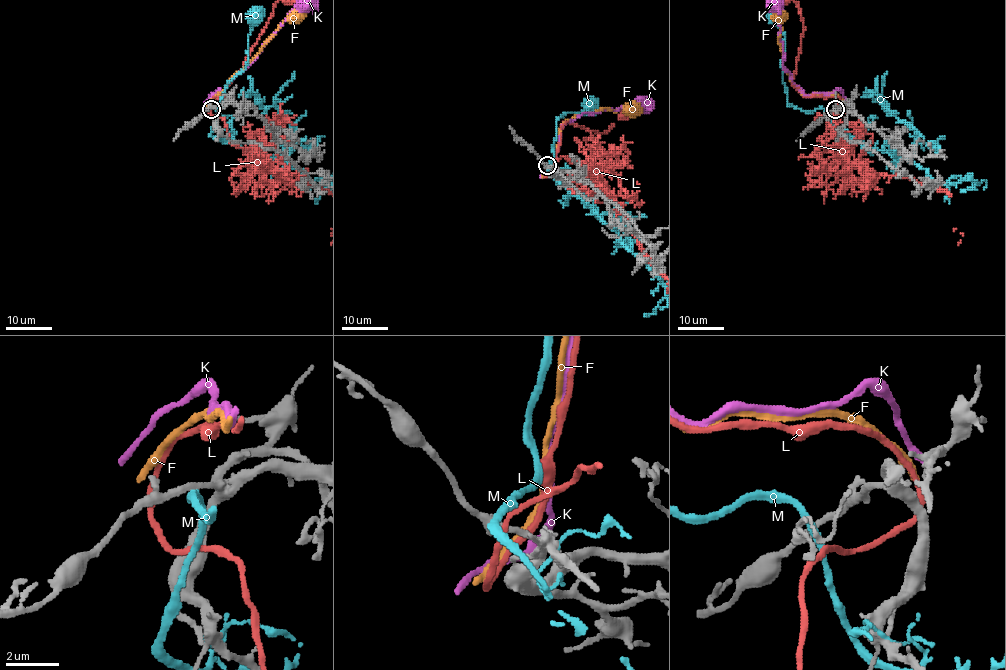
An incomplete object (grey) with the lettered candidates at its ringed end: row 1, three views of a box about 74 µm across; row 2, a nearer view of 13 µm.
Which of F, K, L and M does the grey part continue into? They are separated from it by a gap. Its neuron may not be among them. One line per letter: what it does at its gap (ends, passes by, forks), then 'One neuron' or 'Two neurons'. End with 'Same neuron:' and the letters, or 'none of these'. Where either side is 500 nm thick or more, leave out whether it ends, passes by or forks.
F: It ends there. Two neurons
K: It ends there. Two neurons
L: It passes by. Two neurons
M: It passes by. Two neurons
Same neuron: none of these

